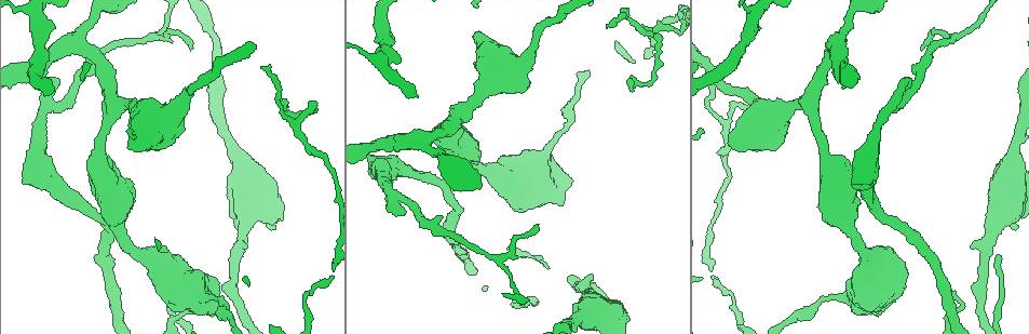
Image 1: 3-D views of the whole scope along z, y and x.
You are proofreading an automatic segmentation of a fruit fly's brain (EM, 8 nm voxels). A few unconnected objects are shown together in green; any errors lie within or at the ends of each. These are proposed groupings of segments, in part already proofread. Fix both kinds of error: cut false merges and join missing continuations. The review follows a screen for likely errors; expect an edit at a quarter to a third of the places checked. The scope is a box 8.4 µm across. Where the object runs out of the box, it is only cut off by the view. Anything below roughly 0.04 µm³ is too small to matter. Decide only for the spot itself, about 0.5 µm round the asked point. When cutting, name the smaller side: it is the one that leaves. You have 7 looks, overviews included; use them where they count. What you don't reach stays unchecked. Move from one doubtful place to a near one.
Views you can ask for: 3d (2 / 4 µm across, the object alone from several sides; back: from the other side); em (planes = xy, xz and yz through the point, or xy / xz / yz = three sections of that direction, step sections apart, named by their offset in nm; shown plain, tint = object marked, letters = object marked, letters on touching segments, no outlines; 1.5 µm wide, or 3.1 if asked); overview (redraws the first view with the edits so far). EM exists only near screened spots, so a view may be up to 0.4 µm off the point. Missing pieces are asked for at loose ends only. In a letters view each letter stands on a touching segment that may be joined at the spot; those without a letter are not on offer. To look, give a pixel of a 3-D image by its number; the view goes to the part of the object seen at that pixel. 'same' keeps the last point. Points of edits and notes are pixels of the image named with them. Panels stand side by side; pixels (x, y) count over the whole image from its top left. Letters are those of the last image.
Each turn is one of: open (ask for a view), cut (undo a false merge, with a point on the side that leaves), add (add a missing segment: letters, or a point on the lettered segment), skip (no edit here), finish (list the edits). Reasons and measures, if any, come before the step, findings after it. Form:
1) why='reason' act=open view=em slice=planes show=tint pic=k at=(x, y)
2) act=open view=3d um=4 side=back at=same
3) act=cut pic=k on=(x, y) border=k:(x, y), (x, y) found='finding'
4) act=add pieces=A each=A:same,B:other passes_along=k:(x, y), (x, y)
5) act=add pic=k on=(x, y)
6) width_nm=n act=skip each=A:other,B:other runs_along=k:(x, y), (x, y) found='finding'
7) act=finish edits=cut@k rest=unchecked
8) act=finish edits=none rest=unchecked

act=open view=em slice=planes show=tint pic=1 at=(565, 127)

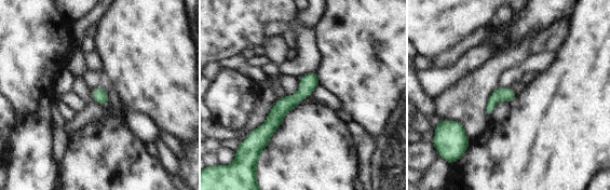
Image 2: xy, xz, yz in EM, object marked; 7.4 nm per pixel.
why='see the neighbours' act=open view=em slice=planes show=letters at=same

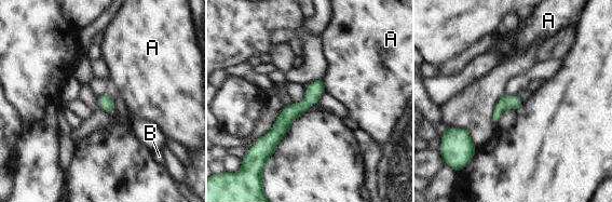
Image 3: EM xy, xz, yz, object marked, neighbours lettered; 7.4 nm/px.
width_nm=100 act=skip each=A:other,B:other border=3:(323, 80), (326, 92) found='continuous, no second neuron'

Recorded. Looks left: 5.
why='an open end' act=open view=em slice=xy step=4 show=letters pic=1 at=(190, 49)

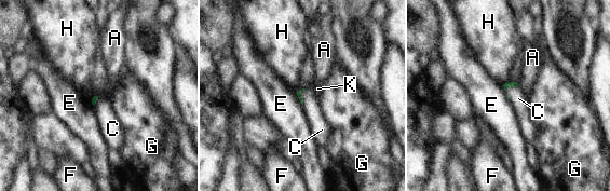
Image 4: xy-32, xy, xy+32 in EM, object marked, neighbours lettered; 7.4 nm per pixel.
why='cut it another way' act=open view=em slice=planes show=letters at=same

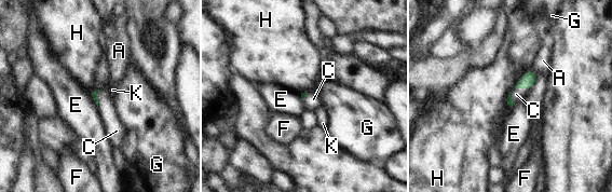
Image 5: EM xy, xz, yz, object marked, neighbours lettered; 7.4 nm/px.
act=add pieces=C each=A:other,C:same,E:other,F:other,G:other,H:other,K:other passes_along=5:(528, 79), (514, 87), (516, 94) found='the neuron continues'

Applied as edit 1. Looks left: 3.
act=open view=overview

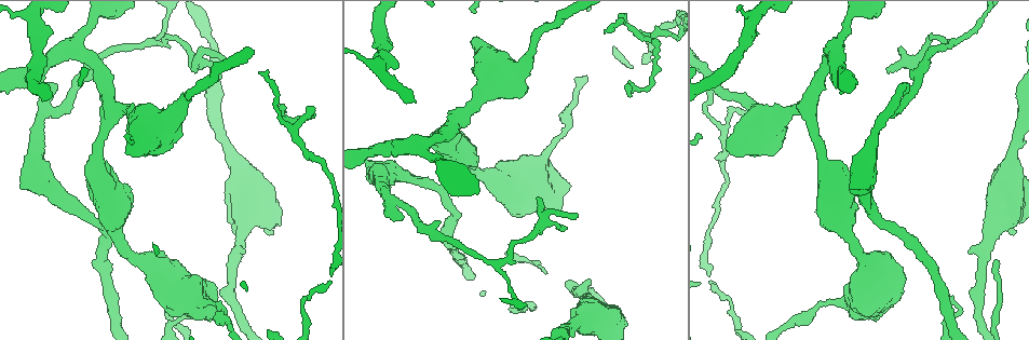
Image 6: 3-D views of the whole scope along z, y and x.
why='thin end' act=open view=em slice=xz step=4 show=letters pic=6 at=(260, 72)

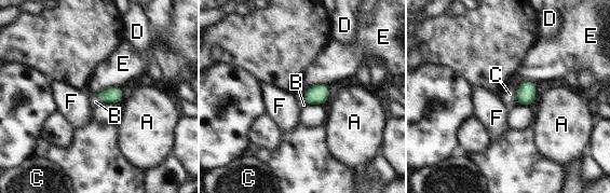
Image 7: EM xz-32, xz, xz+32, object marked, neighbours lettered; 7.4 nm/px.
why='cut it another way' act=open view=em slice=planes show=letters at=same

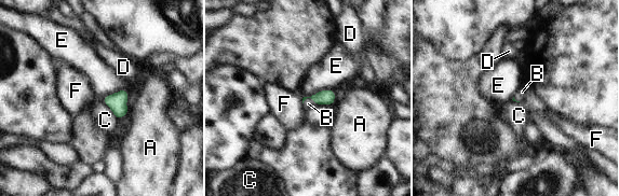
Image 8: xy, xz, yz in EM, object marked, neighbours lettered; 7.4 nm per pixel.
act=add pieces=B each=A:other,B:same,C:other,D:other,E:other,F:other passes_along=8:(326, 97), (310, 97), (308, 103) found='the neuron continues'

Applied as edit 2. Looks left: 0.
act=finish edits=add@5,add@8 rest=unchecked

